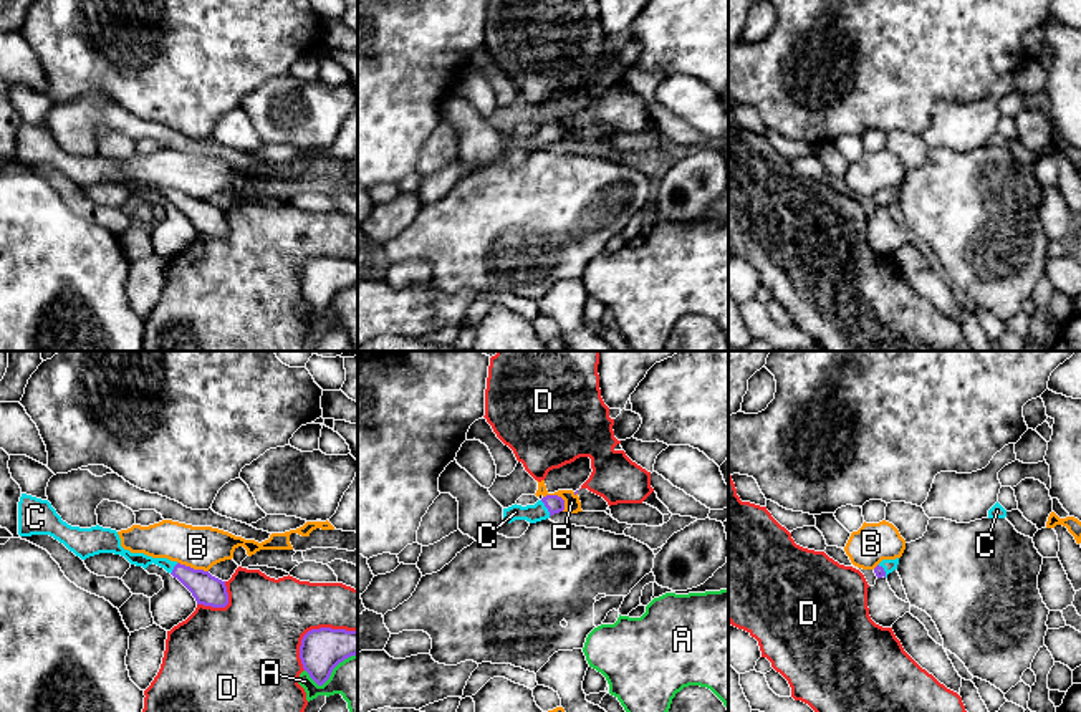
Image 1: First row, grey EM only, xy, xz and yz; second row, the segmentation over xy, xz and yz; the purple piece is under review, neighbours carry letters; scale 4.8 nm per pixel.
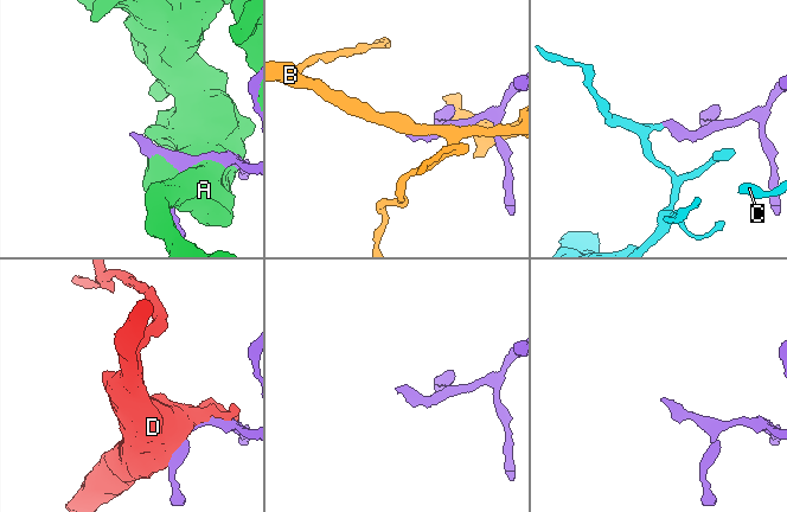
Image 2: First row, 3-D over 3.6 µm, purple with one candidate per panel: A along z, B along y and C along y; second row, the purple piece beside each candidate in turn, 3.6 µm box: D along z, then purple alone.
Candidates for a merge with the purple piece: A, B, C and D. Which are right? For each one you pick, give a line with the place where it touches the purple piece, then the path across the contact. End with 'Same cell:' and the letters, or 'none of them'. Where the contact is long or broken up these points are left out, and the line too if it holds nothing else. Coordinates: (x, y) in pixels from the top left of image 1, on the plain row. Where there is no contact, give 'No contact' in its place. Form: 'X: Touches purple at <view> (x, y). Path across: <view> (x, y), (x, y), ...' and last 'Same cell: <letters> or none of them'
C: Touches purple at xz (547, 136). Path across: xz (555, 133), (547, 136), (537, 141)
Same cell: C

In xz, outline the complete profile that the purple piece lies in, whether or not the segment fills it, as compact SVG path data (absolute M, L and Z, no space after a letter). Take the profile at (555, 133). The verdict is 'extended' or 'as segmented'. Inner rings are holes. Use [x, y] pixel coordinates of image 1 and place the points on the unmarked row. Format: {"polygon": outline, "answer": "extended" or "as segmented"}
{"polygon": "M546 124L535 134L521 136L515 132L508 137L503 137L503 149L505 152L512 152L515 149L526 149L530 152L536 152L563 139L565 139L565 129L561 126Z", "answer": "extended"}

